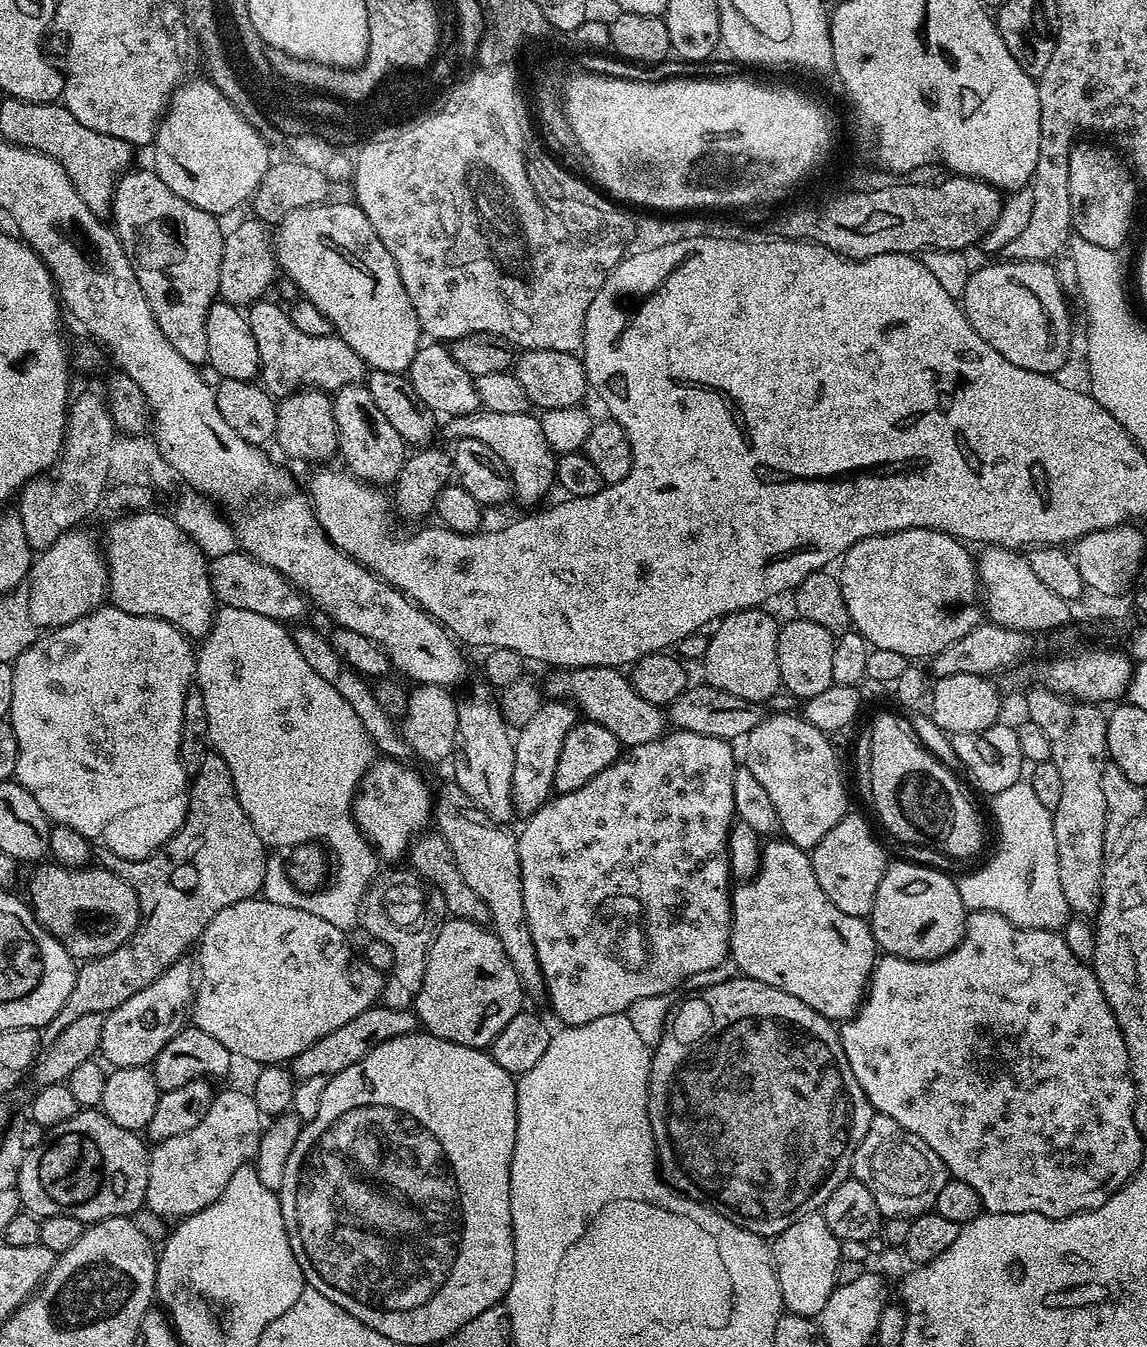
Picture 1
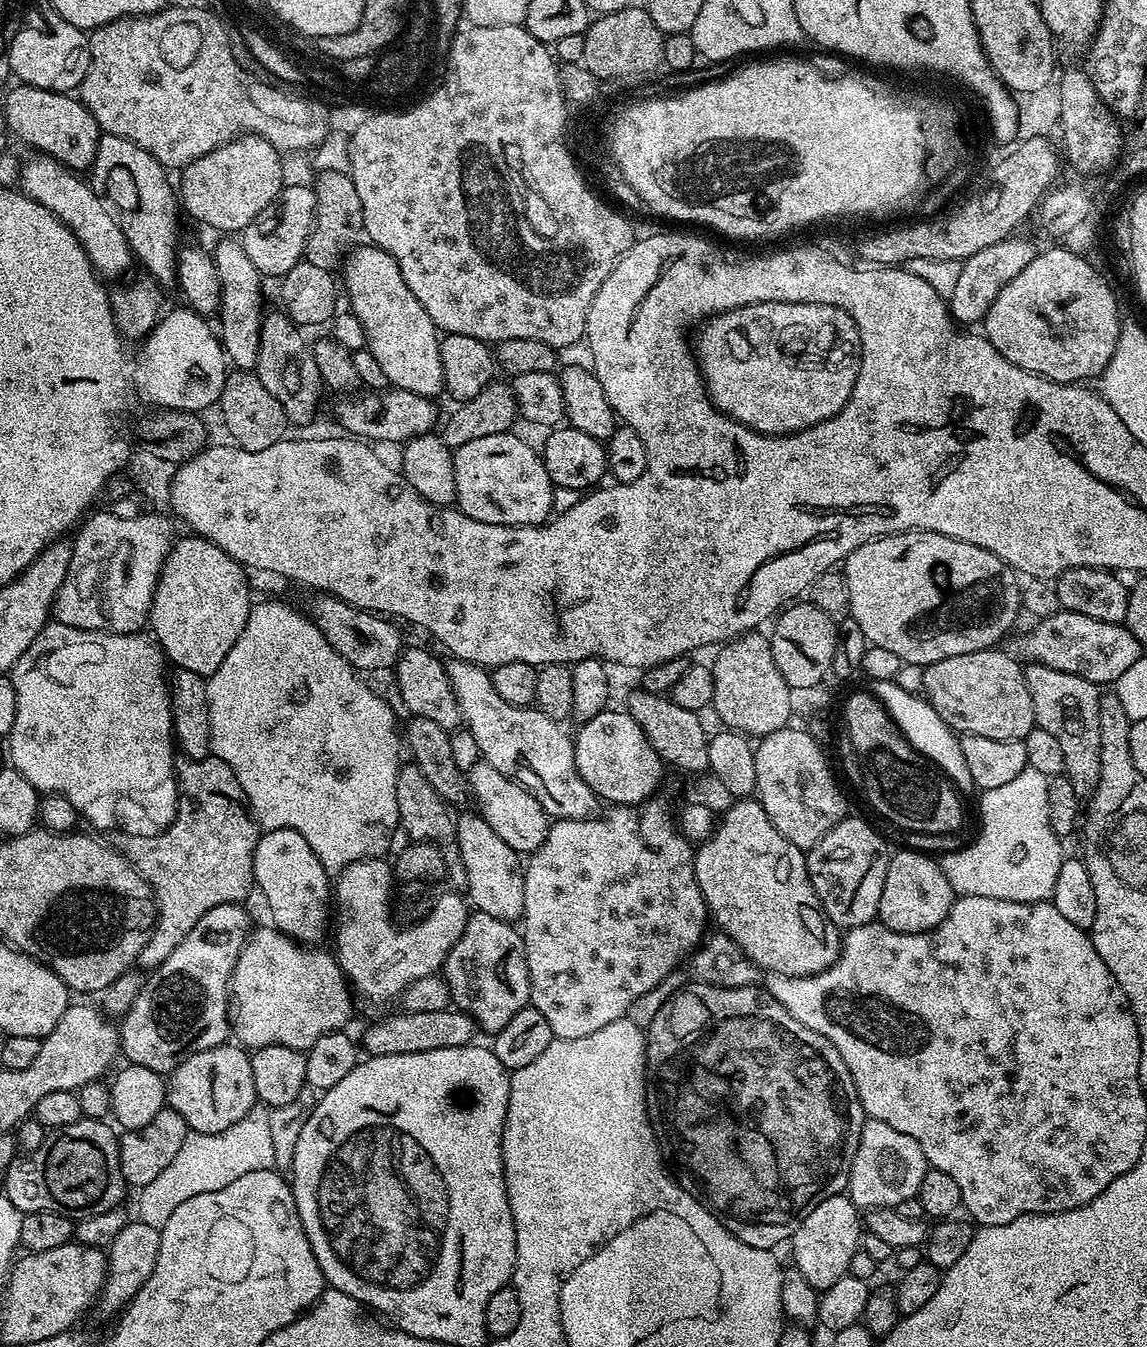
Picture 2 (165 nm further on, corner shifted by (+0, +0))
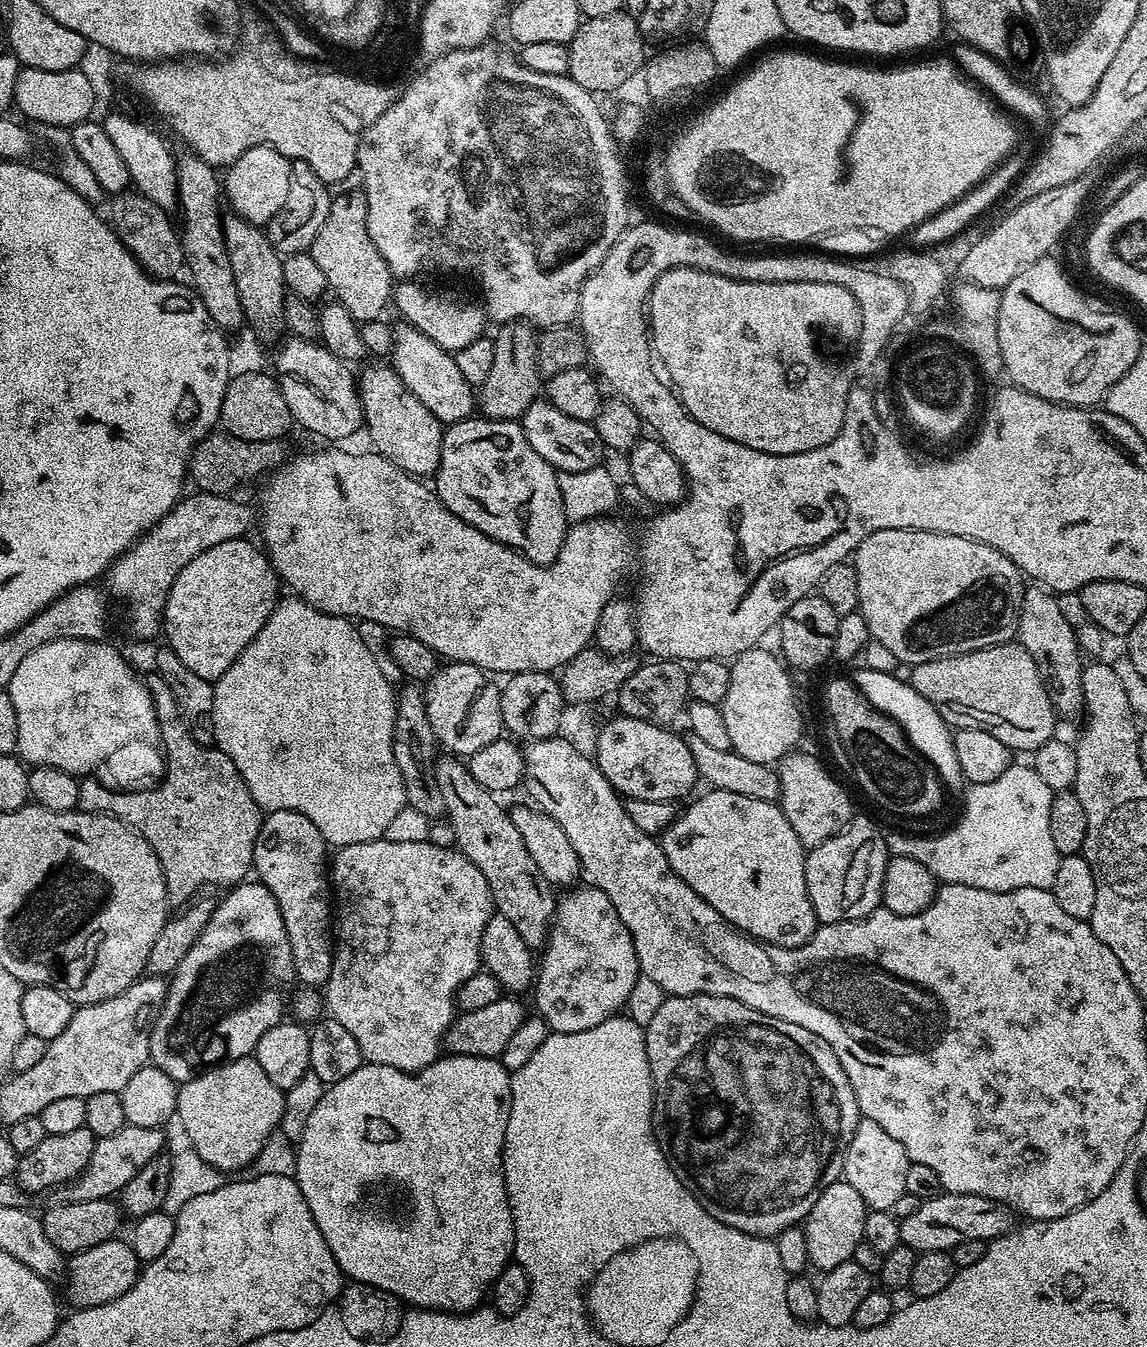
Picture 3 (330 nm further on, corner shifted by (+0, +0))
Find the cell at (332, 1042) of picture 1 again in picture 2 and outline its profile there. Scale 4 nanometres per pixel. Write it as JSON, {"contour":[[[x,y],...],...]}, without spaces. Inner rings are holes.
{"contour":[[[397,1010],[393,1016],[376,1020],[364,1032],[362,1048],[368,1056],[389,1056],[390,1054],[418,1054],[422,1050],[446,1050],[450,1046],[466,1046],[477,1039],[475,1020],[465,1012],[453,1010],[422,1010],[405,1012]]]}

